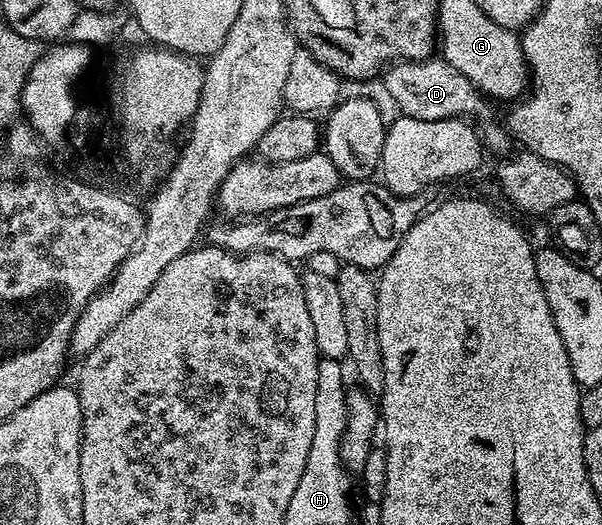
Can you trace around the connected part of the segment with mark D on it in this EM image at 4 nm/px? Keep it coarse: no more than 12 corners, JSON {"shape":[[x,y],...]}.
{"shape":[[444,57],[397,61],[384,75],[398,112],[473,117],[486,100]]}

